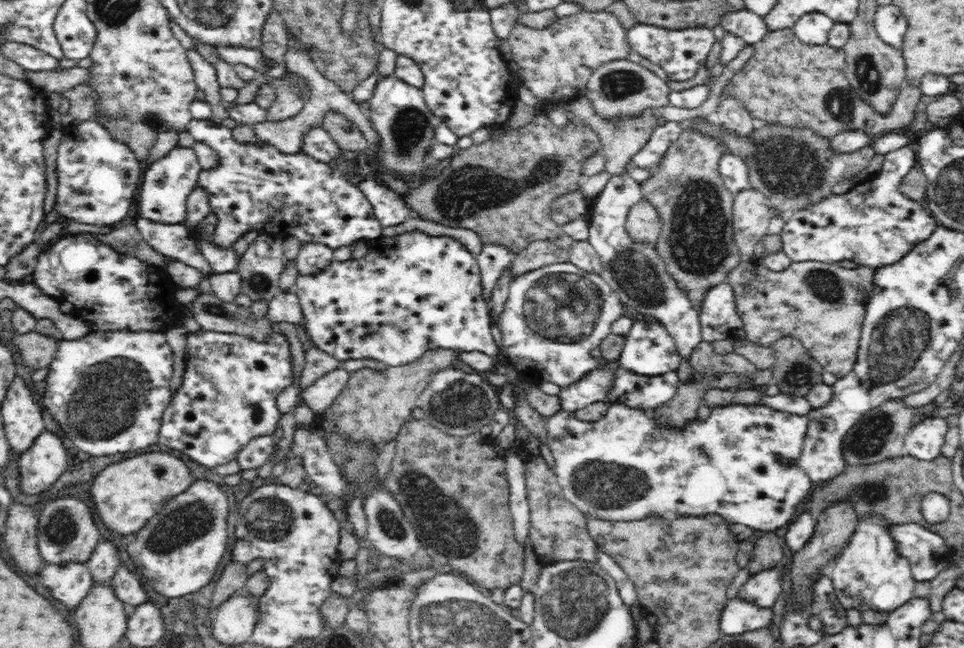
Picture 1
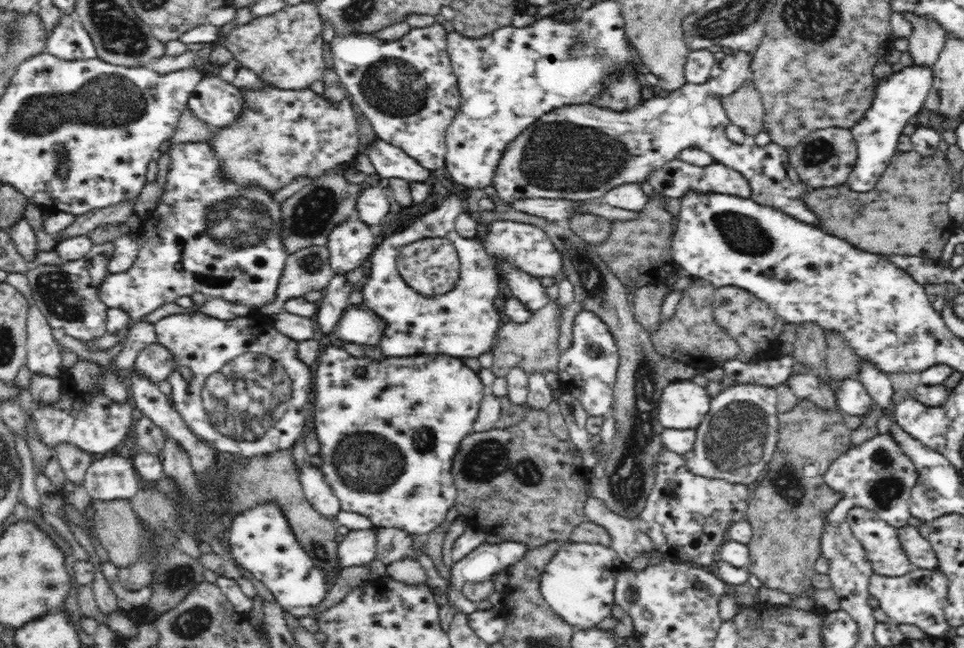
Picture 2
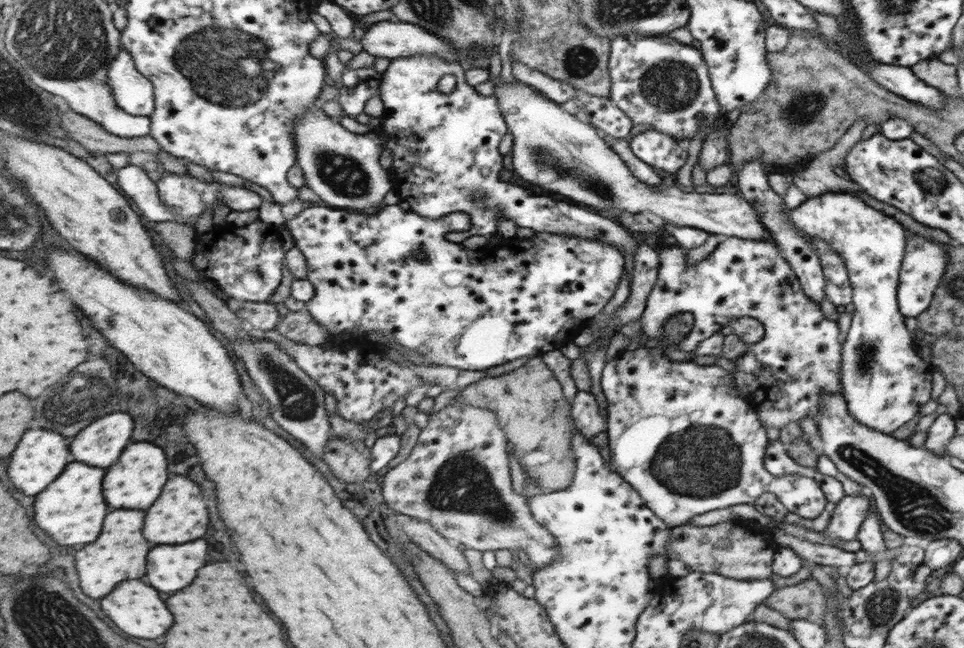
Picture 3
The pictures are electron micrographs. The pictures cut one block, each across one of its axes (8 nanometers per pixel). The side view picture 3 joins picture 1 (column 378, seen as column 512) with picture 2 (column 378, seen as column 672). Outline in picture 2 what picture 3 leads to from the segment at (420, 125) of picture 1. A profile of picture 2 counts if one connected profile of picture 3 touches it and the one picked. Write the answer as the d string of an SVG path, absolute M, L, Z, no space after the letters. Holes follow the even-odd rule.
M371 186L364 187L356 200L355 217L364 221L364 224L376 226L387 218L391 209L388 191Z

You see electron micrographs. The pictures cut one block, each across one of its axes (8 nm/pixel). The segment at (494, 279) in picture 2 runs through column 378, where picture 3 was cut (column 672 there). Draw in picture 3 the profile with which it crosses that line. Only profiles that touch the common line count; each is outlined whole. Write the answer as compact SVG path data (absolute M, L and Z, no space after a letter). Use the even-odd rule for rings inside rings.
M730 236L730 237L721 238L720 242L718 242L718 246L714 250L714 252L712 252L705 260L700 260L700 262L692 264L692 265L688 264L688 262L686 262L686 254L687 254L686 250L682 249L681 246L678 245L677 243L670 244L670 242L669 242L669 245L667 247L655 248L654 250L658 254L658 261L660 261L659 269L658 269L658 280L656 280L656 282L654 283L654 286L652 287L652 290L650 291L644 312L642 313L642 316L640 318L642 330L643 330L643 332L645 332L645 334L647 334L649 336L650 339L660 338L664 334L664 323L671 316L674 316L675 314L680 314L681 312L691 312L693 314L693 319L694 319L693 329L688 333L688 336L685 336L682 340L679 340L679 342L678 342L679 348L686 352L694 351L695 349L698 348L698 345L700 344L700 342L703 341L703 340L700 340L700 338L698 338L698 340L696 340L696 332L698 332L698 334L700 334L700 336L708 336L708 338L709 338L710 336L714 335L714 333L719 332L723 327L728 326L729 322L731 322L731 320L733 320L733 318L740 318L741 316L755 318L756 320L758 320L758 322L761 322L765 328L764 338L762 340L760 340L760 342L755 342L754 344L749 344L749 349L747 350L747 353L745 354L745 356L741 356L741 358L737 358L737 360L734 360L736 365L738 365L739 371L738 371L738 373L733 374L733 379L735 380L735 382L733 382L732 386L734 386L734 390L736 390L736 392L738 392L738 396L742 396L742 398L744 400L746 400L748 404L752 405L753 409L756 409L756 412L760 415L760 420L764 423L764 426L782 429L789 422L797 422L798 424L800 424L802 422L808 422L809 418L813 418L814 422L818 422L819 408L822 407L824 394L828 394L828 396L836 396L836 395L844 396L844 386L842 384L843 351L842 351L842 342L838 341L838 335L840 334L840 331L838 329L838 322L832 321L832 320L826 320L826 318L824 318L824 314L822 314L822 312L820 312L820 305L818 305L814 300L811 300L811 297L808 296L807 293L804 291L802 284L800 284L798 275L796 275L796 272L791 267L790 262L788 262L786 260L786 258L784 258L782 256L782 253L780 252L778 246L775 244L775 242L771 242L770 239L764 239L764 238L763 238L763 240L750 240L750 239L746 240L745 238L738 237L738 236Z

